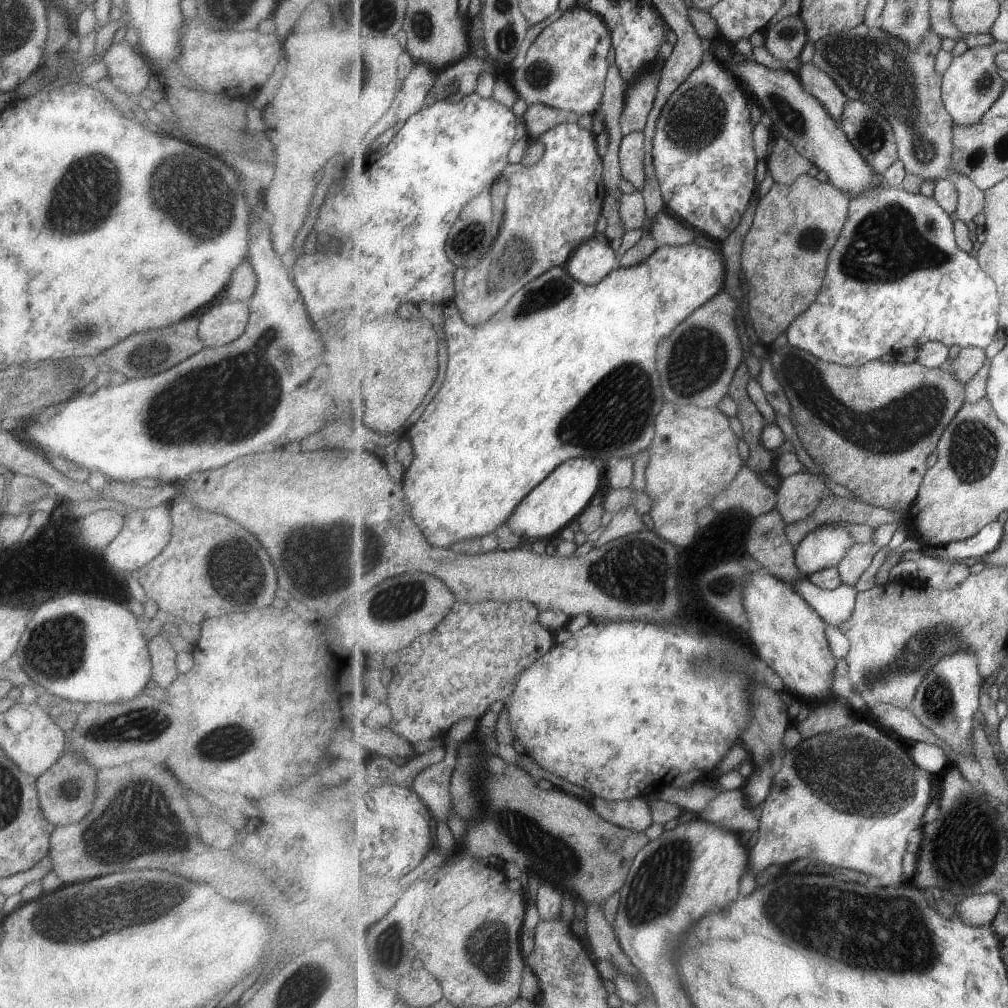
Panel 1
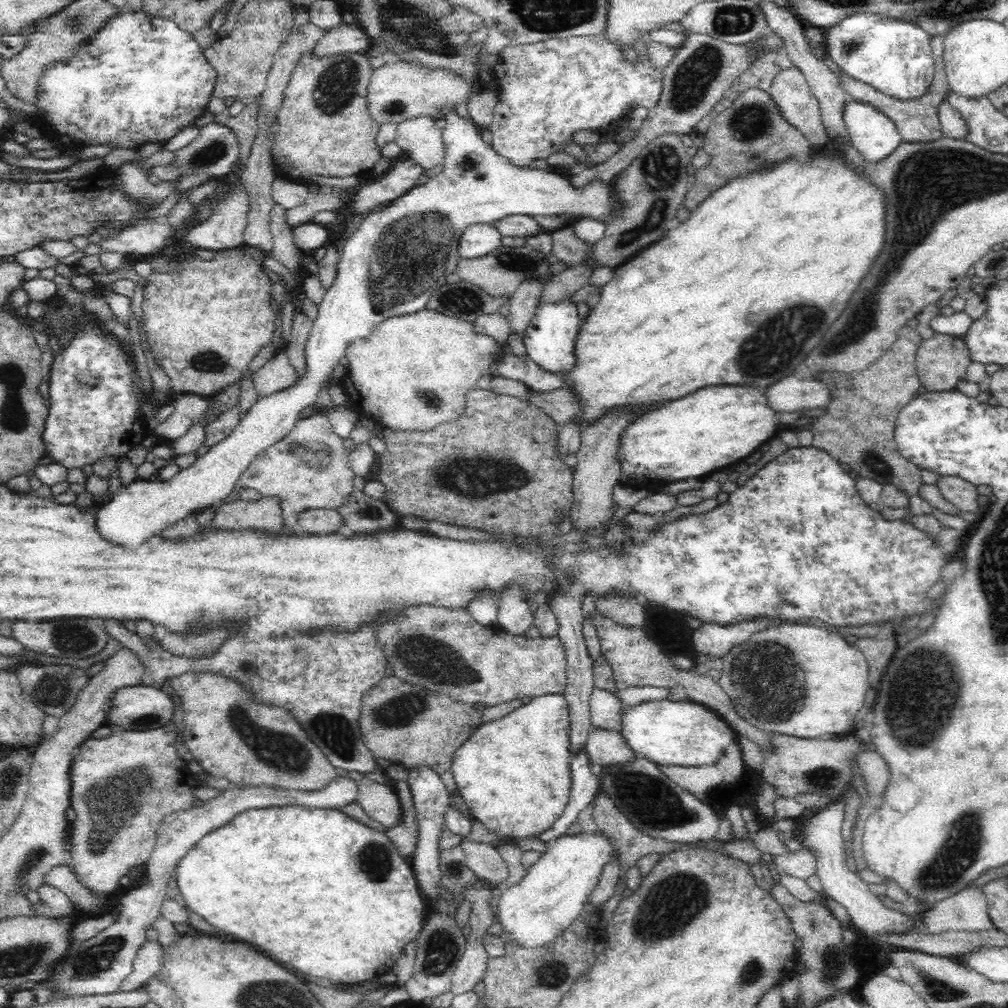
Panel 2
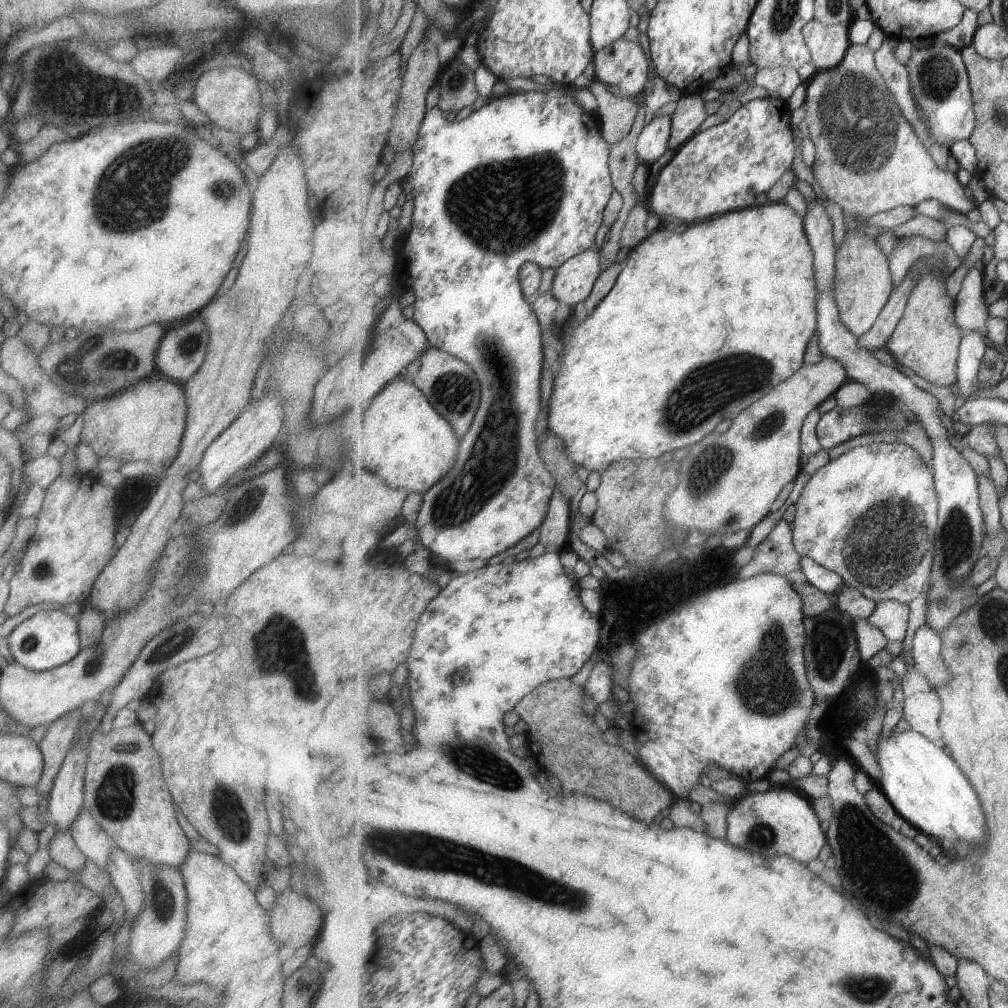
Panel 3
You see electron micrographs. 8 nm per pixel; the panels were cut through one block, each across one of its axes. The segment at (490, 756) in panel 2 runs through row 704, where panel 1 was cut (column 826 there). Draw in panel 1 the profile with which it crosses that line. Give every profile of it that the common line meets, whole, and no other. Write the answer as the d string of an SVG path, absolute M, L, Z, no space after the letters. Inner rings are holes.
M844 524L820 525L795 547L796 561L805 577L810 578L814 572L837 567L856 544Z

